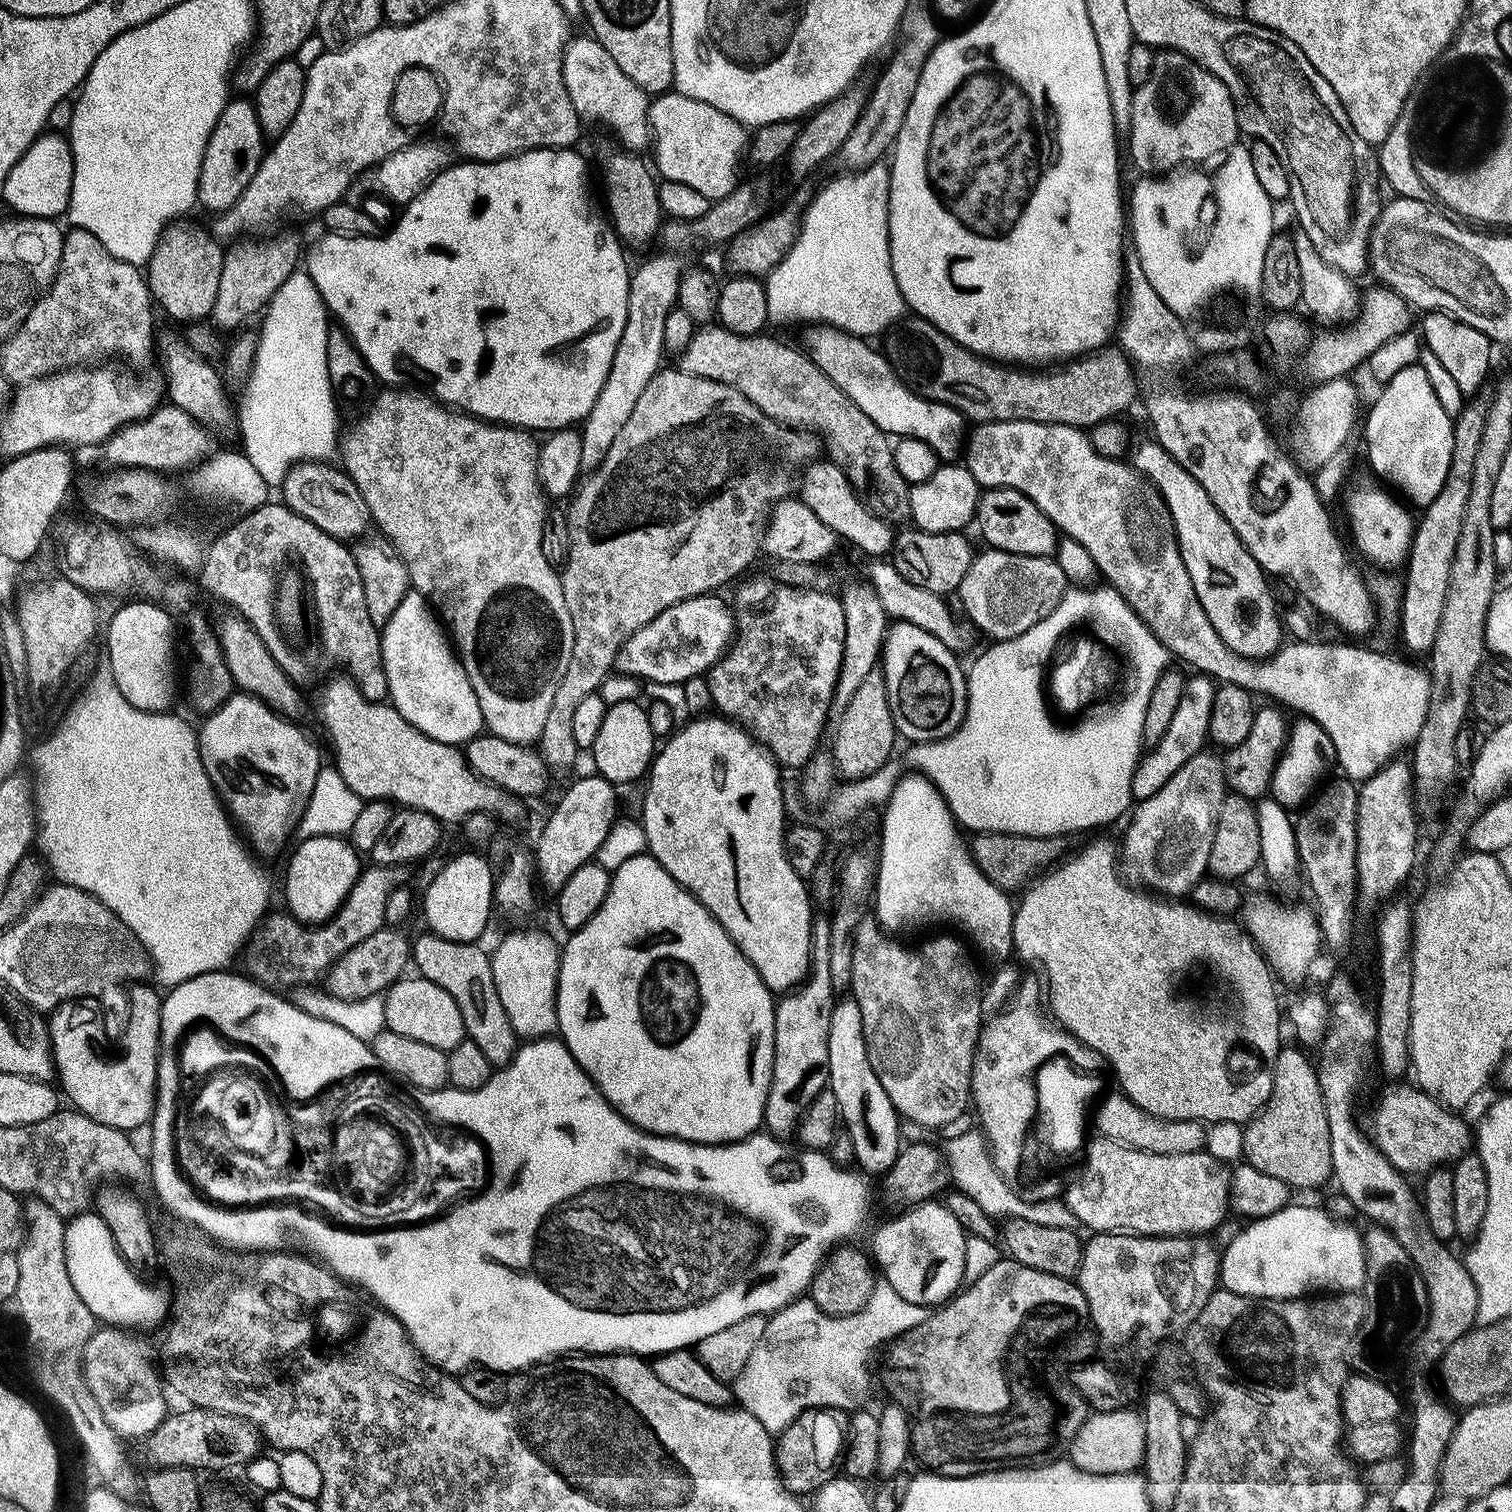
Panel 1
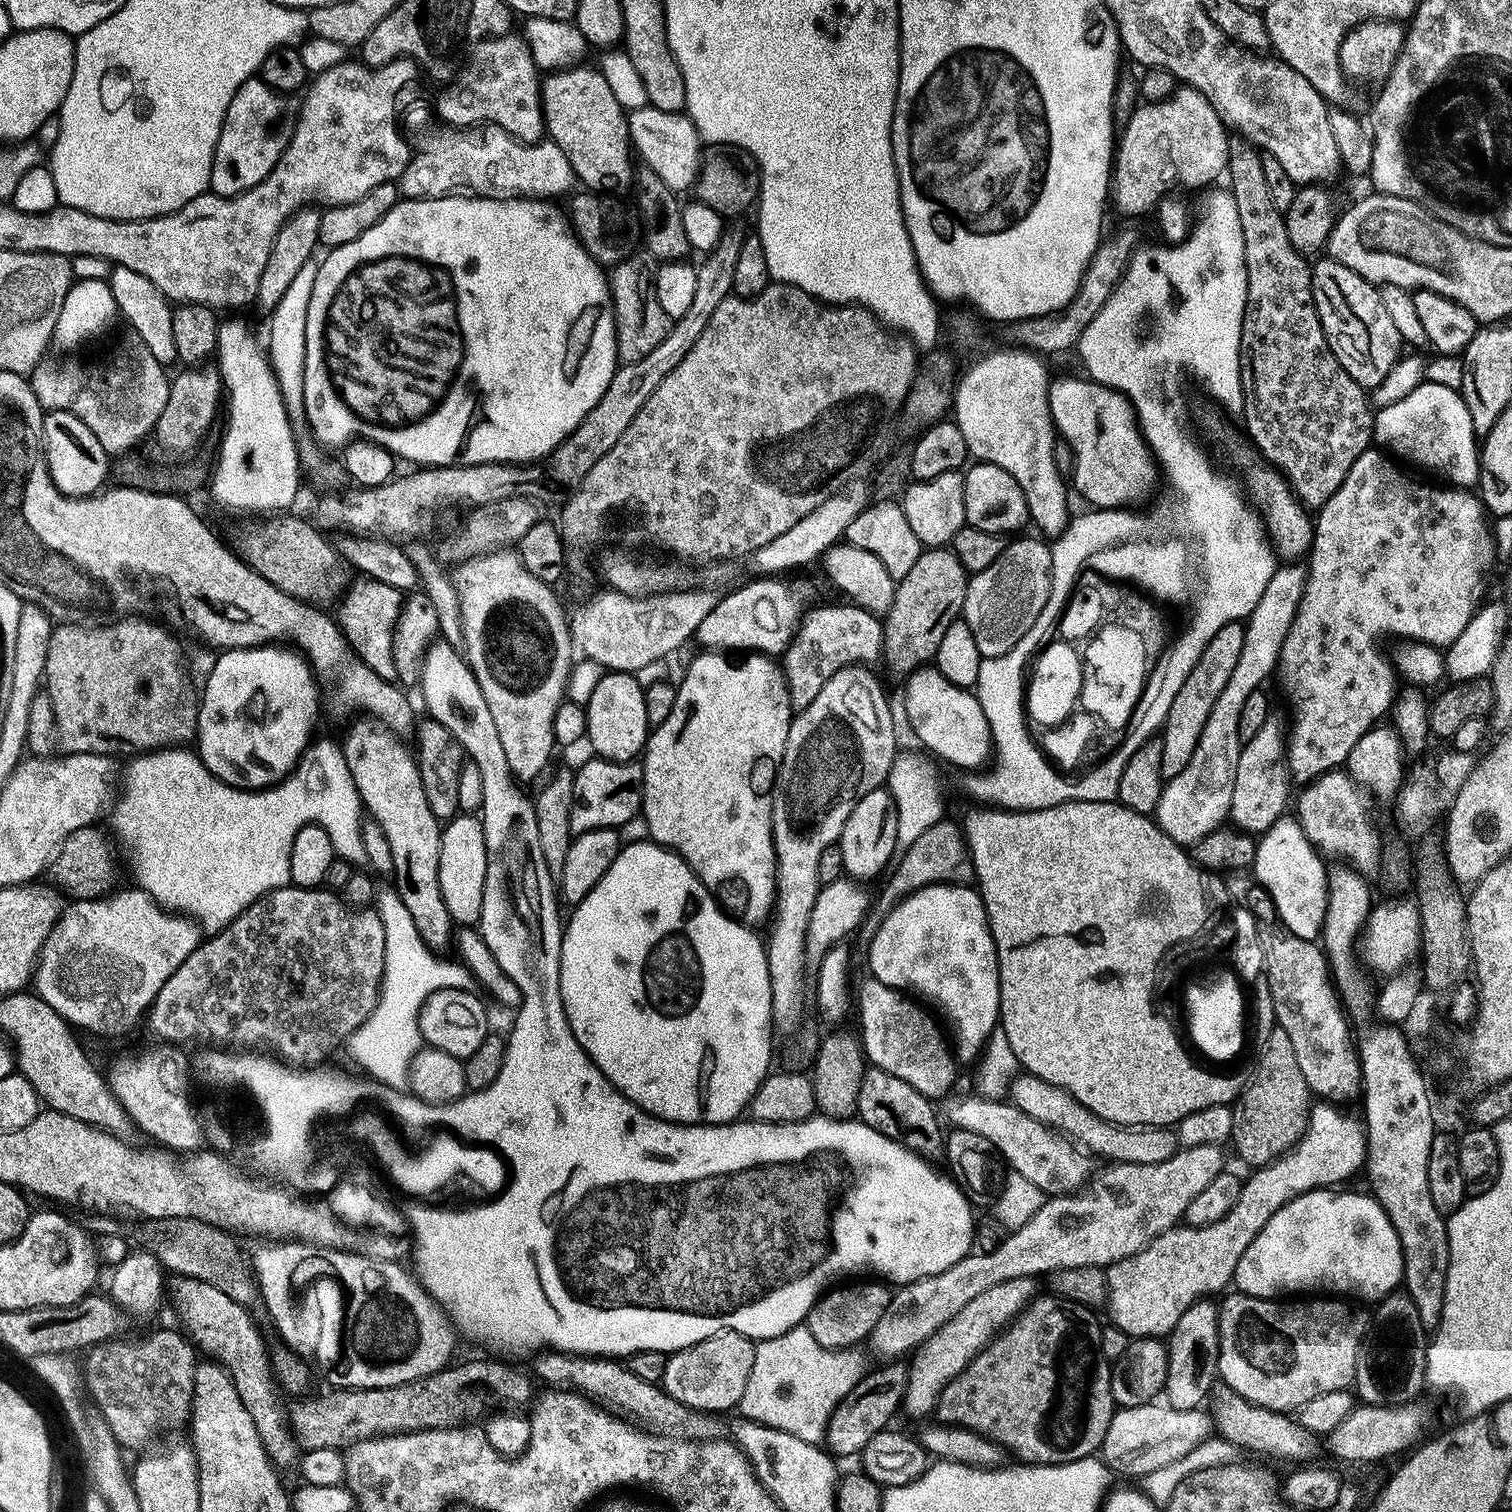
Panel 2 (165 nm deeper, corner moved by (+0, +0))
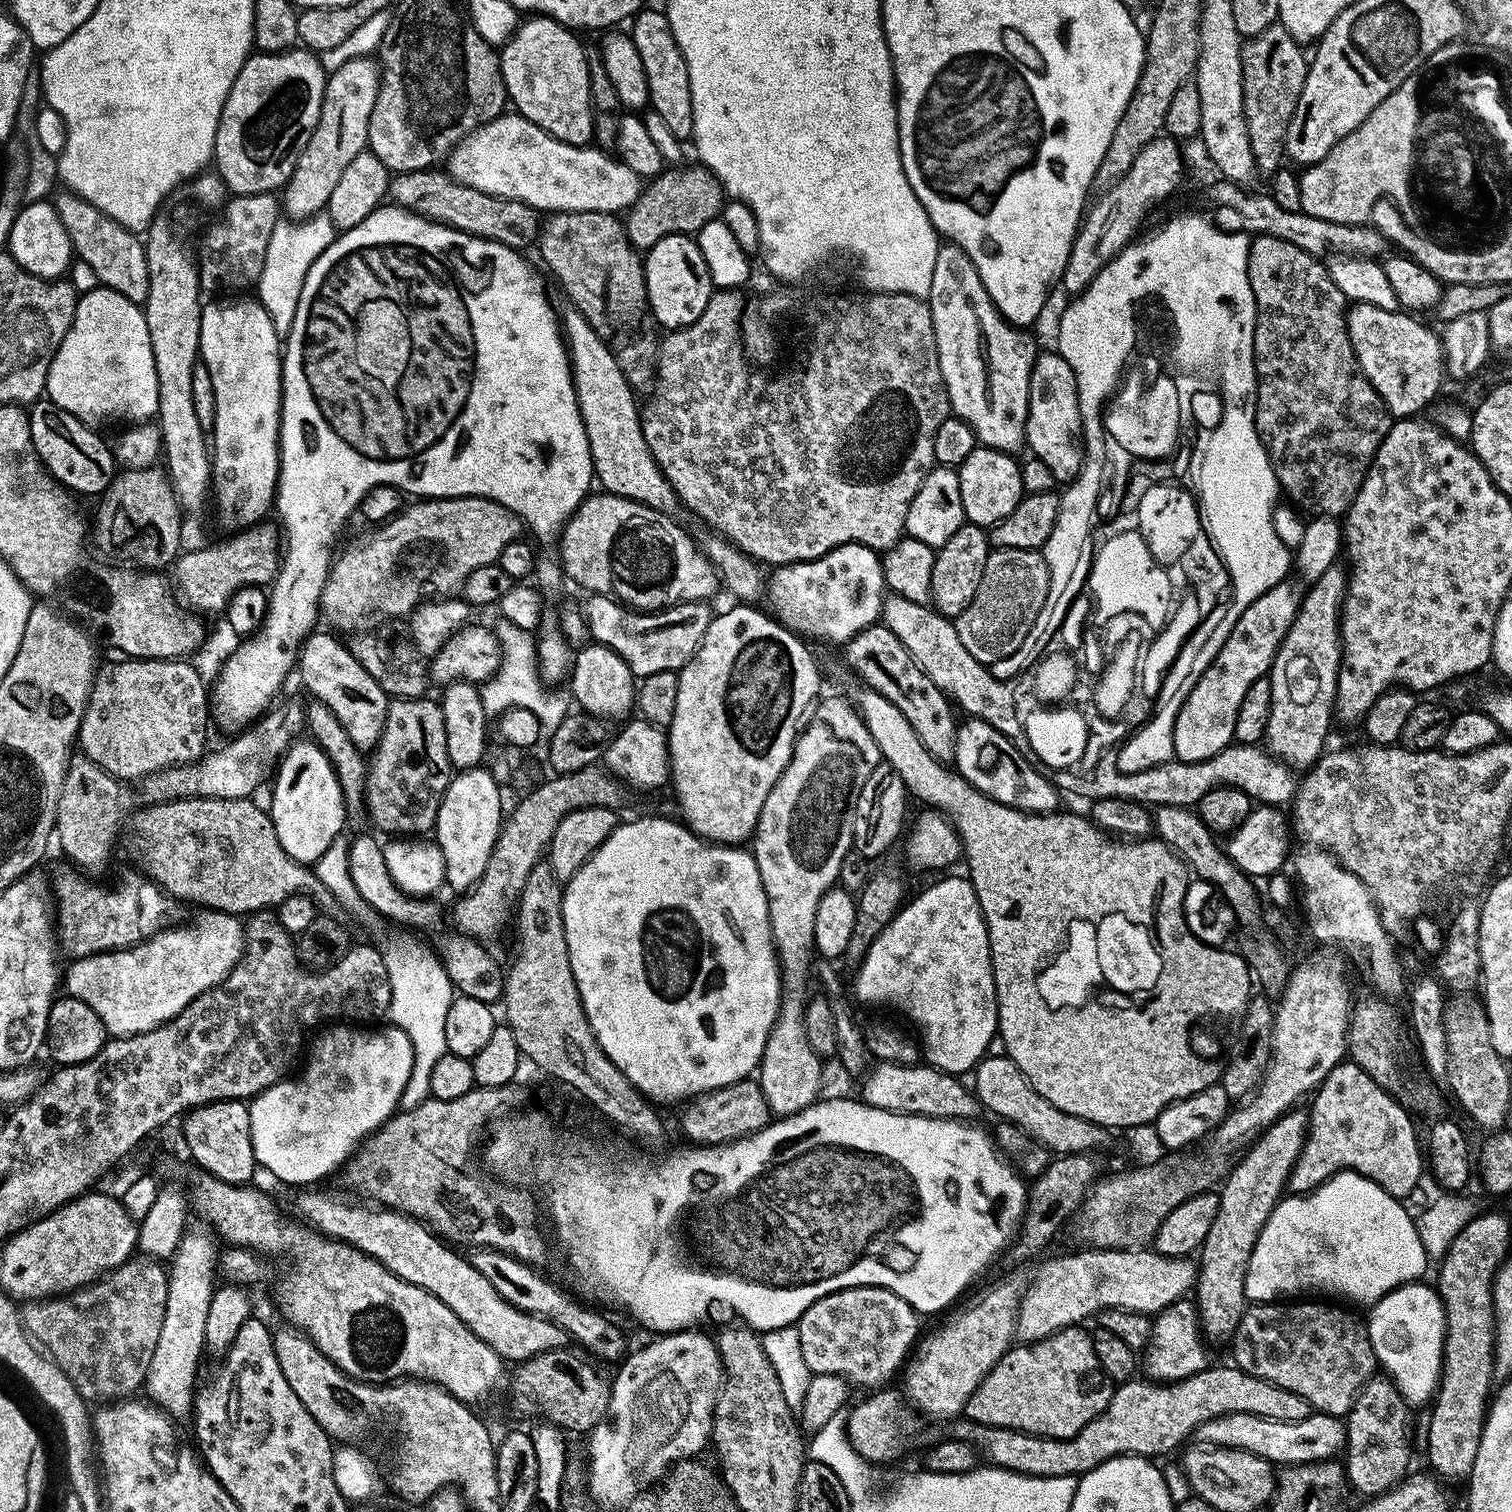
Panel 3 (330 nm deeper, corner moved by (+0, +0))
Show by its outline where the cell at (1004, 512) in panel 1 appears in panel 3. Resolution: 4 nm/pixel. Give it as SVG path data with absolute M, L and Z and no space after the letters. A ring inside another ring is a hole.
M977 446L962 462L958 469L960 473L960 489L962 490L962 510L965 521L969 524L979 524L987 530L993 524L998 524L1018 502L1023 500L1026 493L1022 486L1020 464L1015 455L999 452L997 448Z

